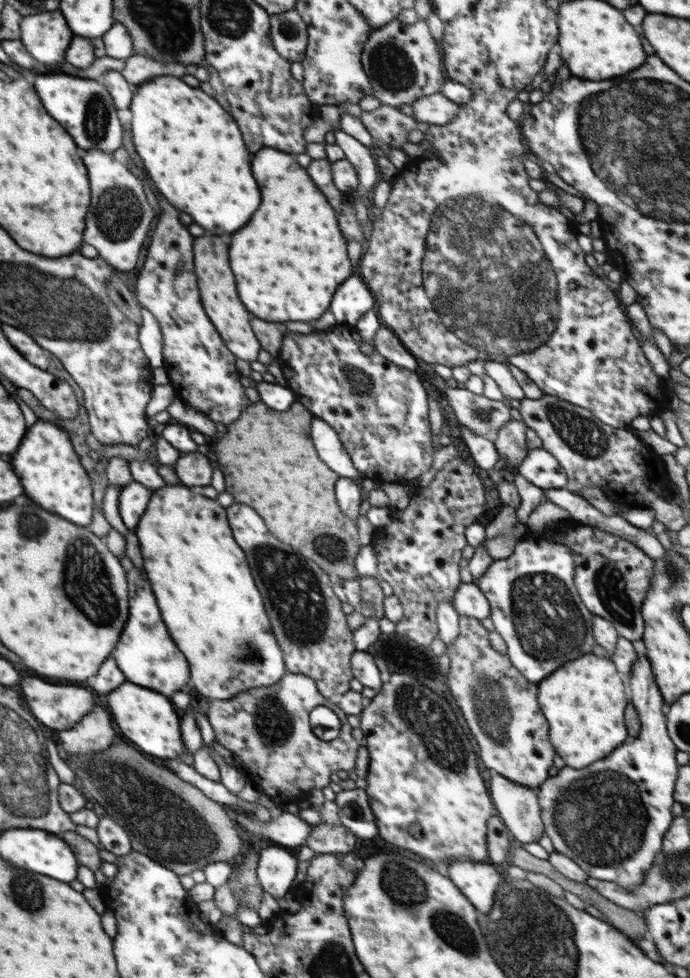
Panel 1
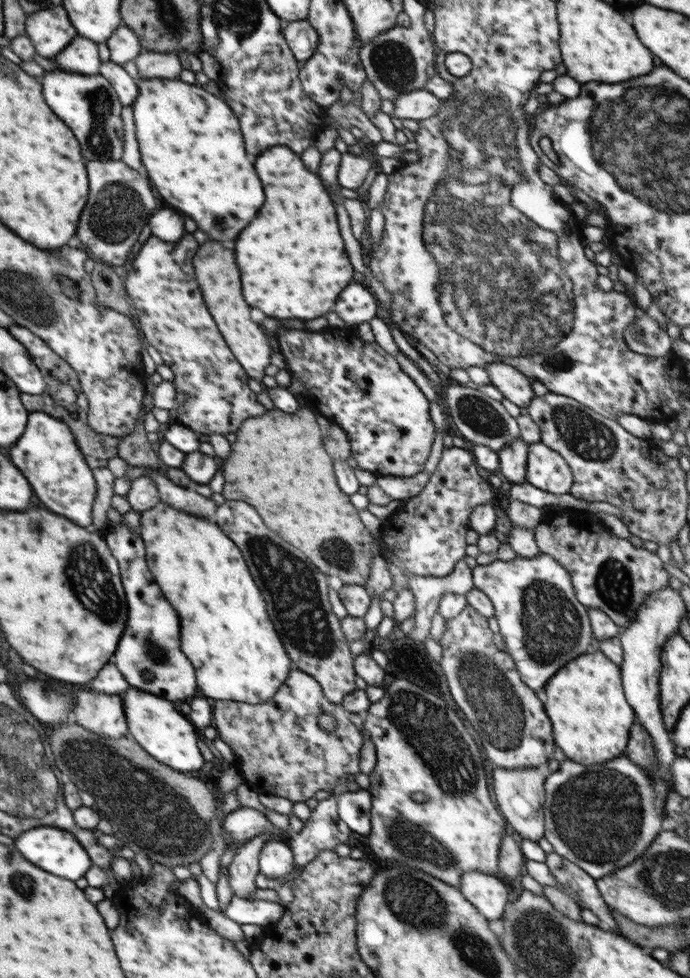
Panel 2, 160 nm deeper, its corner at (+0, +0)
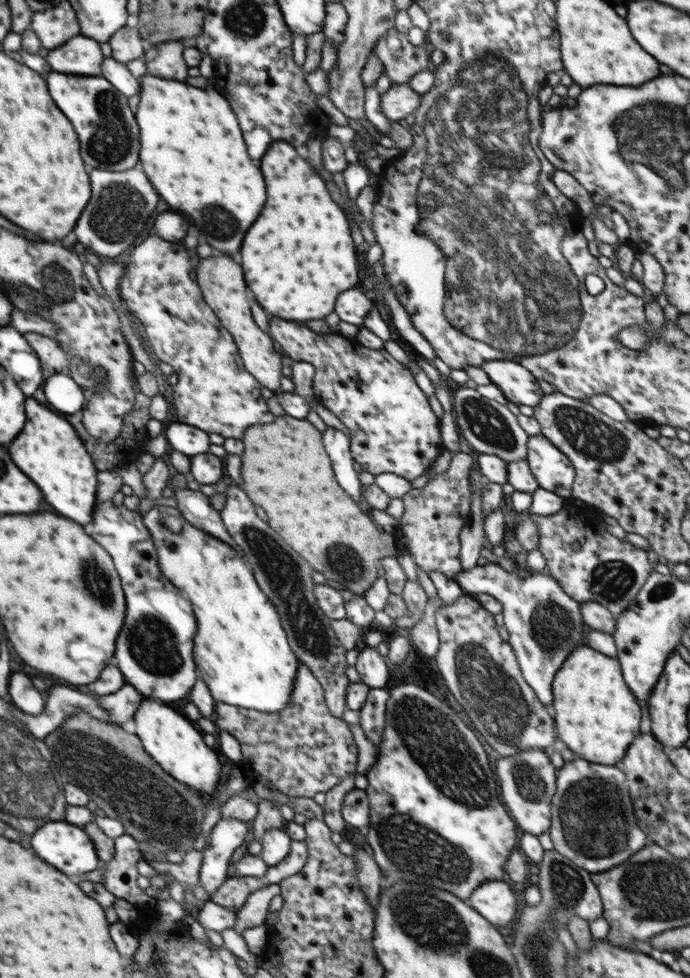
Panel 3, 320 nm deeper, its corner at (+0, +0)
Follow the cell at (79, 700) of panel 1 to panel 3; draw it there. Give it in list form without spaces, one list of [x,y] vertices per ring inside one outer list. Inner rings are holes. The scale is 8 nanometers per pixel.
[[[22,672],[12,673],[7,689],[10,699],[22,712],[37,715],[45,710],[42,693],[32,684],[31,676],[24,676]]]

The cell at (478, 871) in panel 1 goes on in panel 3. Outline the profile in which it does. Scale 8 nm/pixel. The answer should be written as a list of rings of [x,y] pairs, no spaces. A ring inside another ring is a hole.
[[[487,880],[470,896],[470,906],[494,926],[506,926],[514,922],[516,896],[502,880]]]

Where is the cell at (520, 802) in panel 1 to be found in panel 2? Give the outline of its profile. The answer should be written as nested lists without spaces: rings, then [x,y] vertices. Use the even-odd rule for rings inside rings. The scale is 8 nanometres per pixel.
[[[496,767],[493,770],[492,786],[498,801],[498,809],[508,824],[509,830],[520,839],[540,840],[545,833],[543,808],[546,800],[544,788],[547,772],[542,768],[524,767],[507,769]]]

